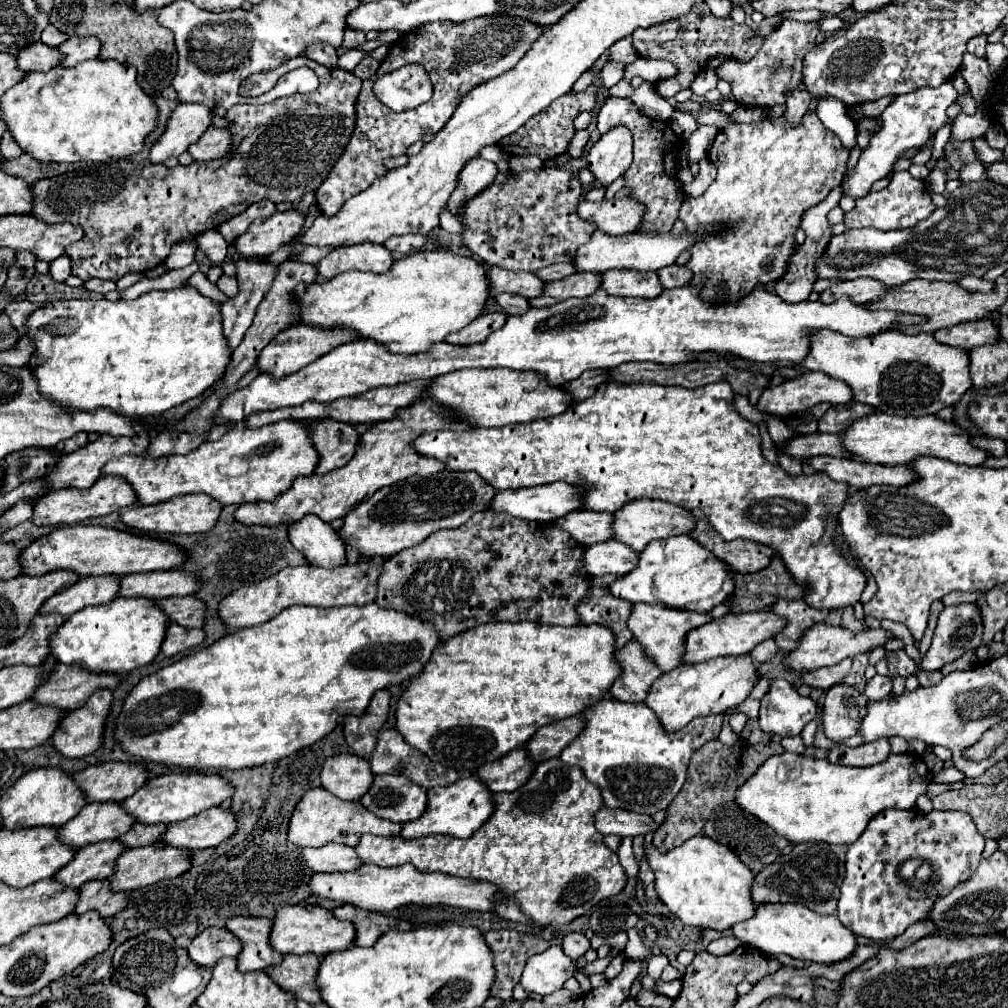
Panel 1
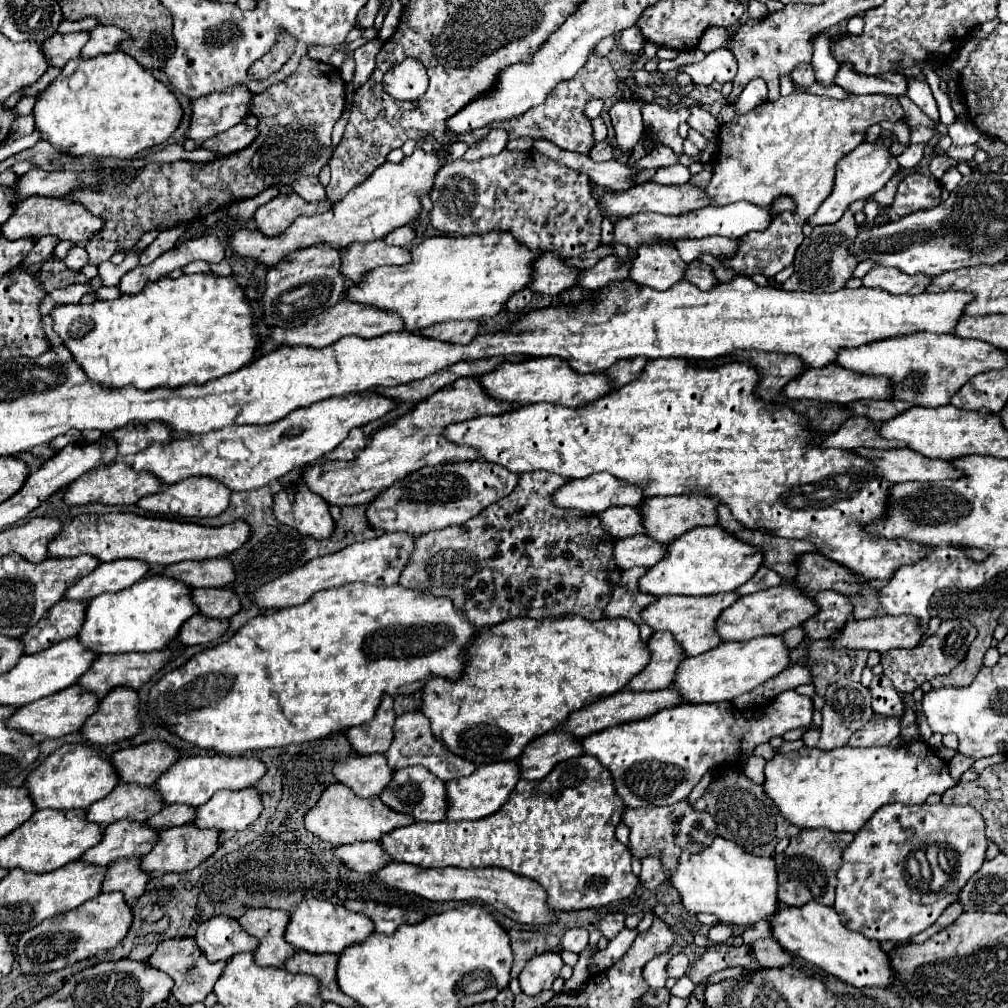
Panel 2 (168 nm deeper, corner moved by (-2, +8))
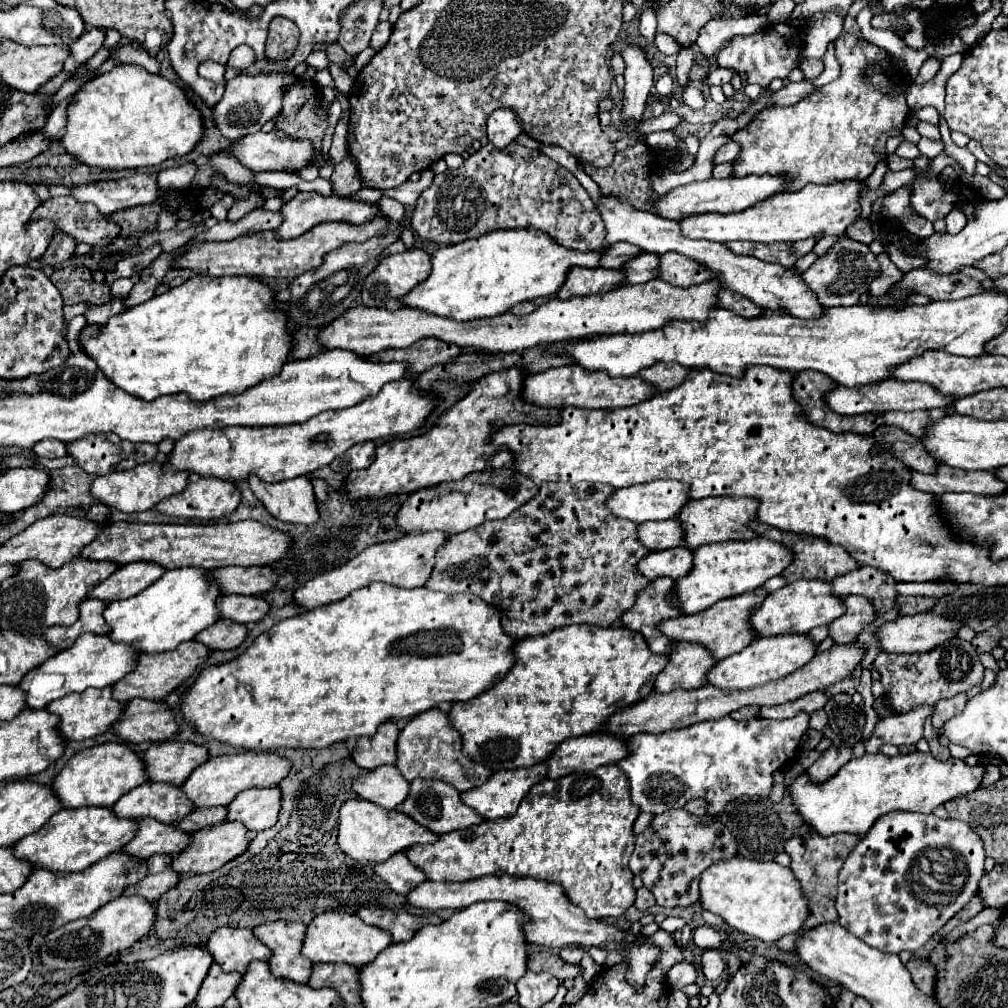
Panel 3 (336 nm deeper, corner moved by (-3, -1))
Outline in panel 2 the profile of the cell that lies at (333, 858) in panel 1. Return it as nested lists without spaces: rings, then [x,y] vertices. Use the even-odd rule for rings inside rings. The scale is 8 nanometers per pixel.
[[[353,842],[353,844],[345,844],[345,846],[335,846],[333,854],[351,870],[357,870],[363,874],[375,872],[391,860],[381,850],[379,842]]]

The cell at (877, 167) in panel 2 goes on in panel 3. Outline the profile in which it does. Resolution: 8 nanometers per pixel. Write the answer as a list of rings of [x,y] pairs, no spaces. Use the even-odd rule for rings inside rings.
[[[834,181],[830,185],[806,185],[798,191],[786,191],[774,195],[766,201],[756,203],[754,207],[742,213],[730,215],[692,215],[690,219],[682,219],[682,233],[690,239],[708,239],[718,243],[728,241],[756,241],[756,243],[790,243],[798,239],[806,239],[810,235],[844,235],[846,227],[854,223],[860,215],[860,189],[864,183],[860,181]]]

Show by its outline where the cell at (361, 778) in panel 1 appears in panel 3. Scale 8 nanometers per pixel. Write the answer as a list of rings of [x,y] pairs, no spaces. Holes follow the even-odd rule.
[[[382,765],[370,773],[360,775],[354,779],[352,787],[362,799],[372,801],[382,809],[396,809],[410,793],[410,783],[402,779],[394,765]]]

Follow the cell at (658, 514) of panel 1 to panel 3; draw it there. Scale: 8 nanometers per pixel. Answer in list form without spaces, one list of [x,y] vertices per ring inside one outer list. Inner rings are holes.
[[[706,497],[690,501],[678,515],[682,527],[686,531],[686,545],[694,551],[706,543],[720,543],[720,541],[750,541],[758,535],[746,527],[746,523],[758,517],[758,501],[750,497]]]

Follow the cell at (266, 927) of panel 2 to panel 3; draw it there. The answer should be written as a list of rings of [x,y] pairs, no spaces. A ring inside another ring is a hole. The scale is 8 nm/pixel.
[[[272,921],[256,927],[254,933],[266,947],[274,951],[272,959],[268,961],[274,975],[296,983],[308,983],[312,961],[300,953],[306,937],[306,925]]]

